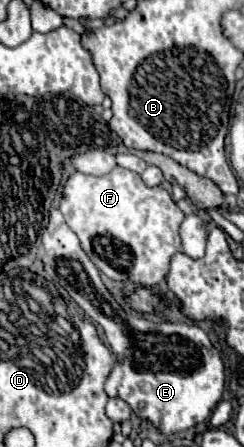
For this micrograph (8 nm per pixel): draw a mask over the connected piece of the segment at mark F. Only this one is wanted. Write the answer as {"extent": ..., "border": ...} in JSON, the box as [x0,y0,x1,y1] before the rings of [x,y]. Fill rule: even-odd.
{"extent":[59,166,185,288],"border":[[[115,166],[105,176],[73,172],[63,186],[63,198],[59,210],[65,216],[67,226],[77,234],[85,254],[89,254],[91,262],[111,280],[119,282],[131,280],[147,288],[157,286],[169,274],[169,262],[173,254],[181,250],[179,224],[183,222],[185,214],[173,202],[171,194],[161,186],[155,188],[145,186],[139,174],[125,170],[121,166]],[[95,236],[109,236],[129,246],[133,254],[129,266],[123,268],[123,262],[121,268],[117,264],[111,266],[107,260],[99,258],[91,246],[91,240]]]}

